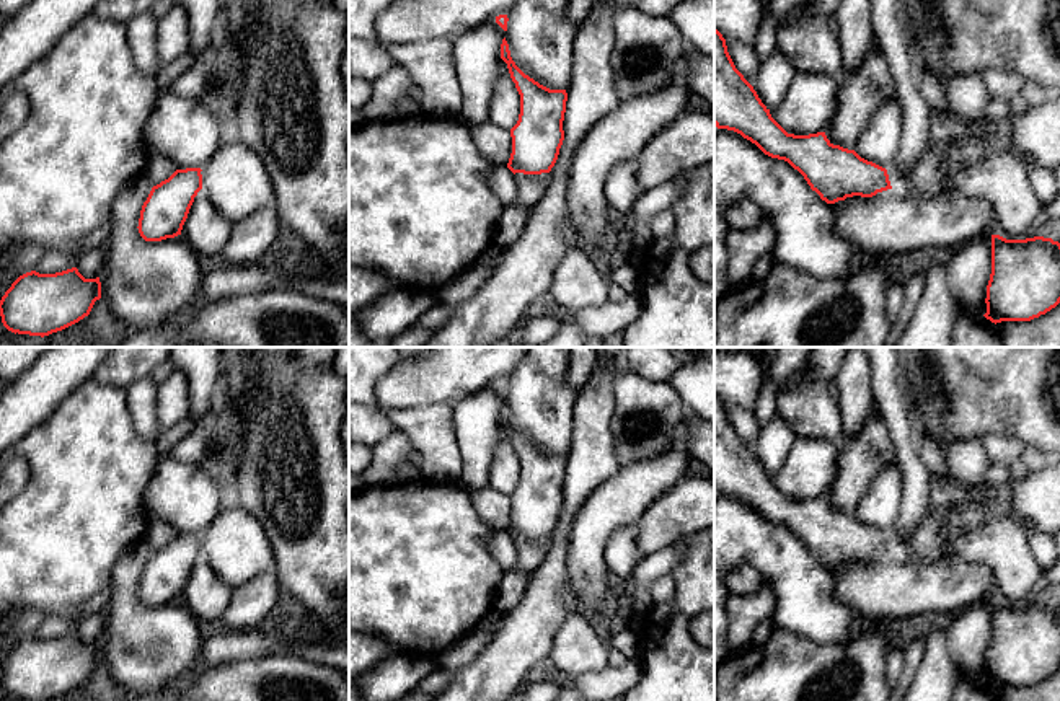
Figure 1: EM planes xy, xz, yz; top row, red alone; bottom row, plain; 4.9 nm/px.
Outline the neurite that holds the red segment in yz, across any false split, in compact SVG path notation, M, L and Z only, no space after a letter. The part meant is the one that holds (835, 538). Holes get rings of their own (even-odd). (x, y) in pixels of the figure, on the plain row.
M716 393L714 491L740 499L771 523L788 527L827 569L892 554L886 533L861 523L855 515L833 510L825 497L788 499L735 434L726 404Z

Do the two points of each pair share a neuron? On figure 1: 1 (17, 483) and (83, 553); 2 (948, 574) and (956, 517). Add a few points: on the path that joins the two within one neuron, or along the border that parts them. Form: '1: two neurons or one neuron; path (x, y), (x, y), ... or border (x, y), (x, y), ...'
1: two neurons; border (23, 455), (30, 480), (17, 496)
2: two neurons; border (956, 558), (910, 561)

